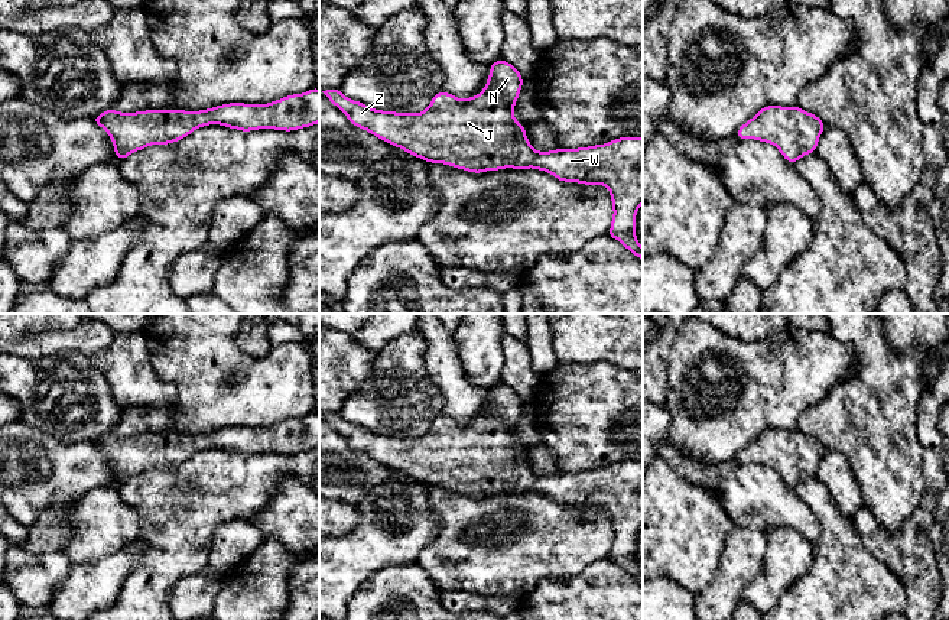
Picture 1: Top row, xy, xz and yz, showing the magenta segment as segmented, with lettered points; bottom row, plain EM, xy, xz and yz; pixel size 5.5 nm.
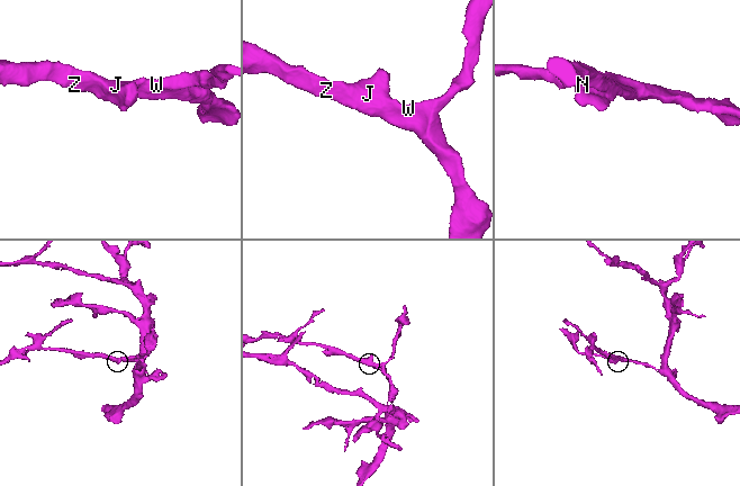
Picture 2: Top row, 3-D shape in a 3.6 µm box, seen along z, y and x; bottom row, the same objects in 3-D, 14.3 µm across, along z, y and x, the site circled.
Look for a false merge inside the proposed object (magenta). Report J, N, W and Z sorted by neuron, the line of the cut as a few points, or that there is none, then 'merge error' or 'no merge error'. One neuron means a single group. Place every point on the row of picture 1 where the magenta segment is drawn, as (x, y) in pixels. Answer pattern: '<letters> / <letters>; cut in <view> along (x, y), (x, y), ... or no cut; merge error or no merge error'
J N W Z; no cut; no merge error

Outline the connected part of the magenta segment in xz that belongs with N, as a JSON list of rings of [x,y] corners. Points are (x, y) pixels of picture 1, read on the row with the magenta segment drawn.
[[[498,59],[490,65],[488,81],[481,94],[459,100],[448,91],[441,91],[432,97],[429,107],[417,114],[374,110],[361,101],[350,100],[339,88],[322,92],[352,126],[428,163],[438,162],[472,173],[504,168],[534,168],[552,173],[562,182],[605,185],[614,210],[608,237],[621,241],[627,250],[643,260],[643,247],[636,236],[636,215],[643,204],[643,137],[617,137],[604,145],[578,149],[534,150],[526,137],[526,127],[514,119],[513,113],[523,79],[510,62]]]

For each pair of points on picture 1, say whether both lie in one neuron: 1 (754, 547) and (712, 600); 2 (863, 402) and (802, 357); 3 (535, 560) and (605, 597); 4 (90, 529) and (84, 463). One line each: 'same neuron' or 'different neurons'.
1: same neuron
2: different neurons
3: different neurons
4: different neurons

